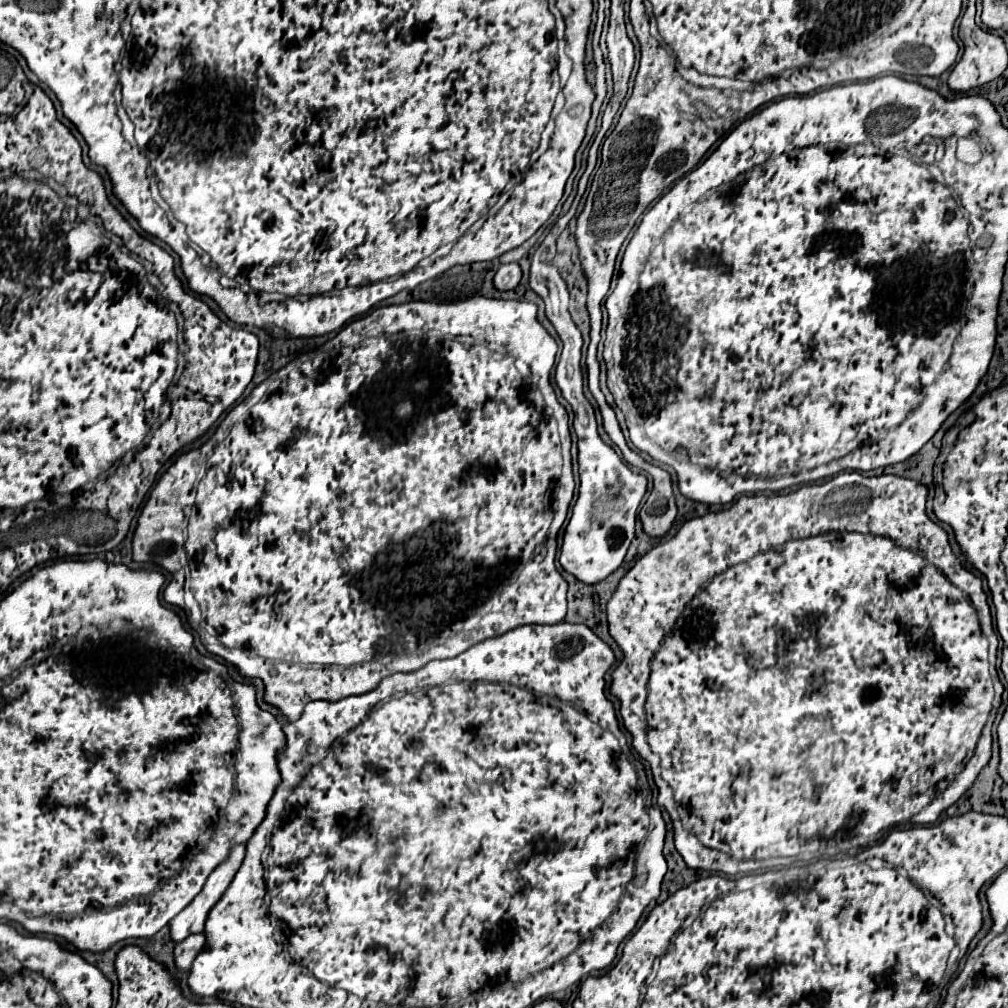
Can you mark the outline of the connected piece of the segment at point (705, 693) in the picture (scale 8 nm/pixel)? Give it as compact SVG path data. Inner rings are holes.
M841 472L841 474L837 474L835 478L831 478L829 482L825 482L825 484L809 484L809 486L801 486L799 490L795 490L795 492L787 492L787 494L773 494L773 496L741 496L739 500L735 500L735 504L731 506L731 508L727 508L727 510L721 510L721 512L715 512L715 514L705 514L705 516L701 516L701 518L693 518L693 520L689 520L689 522L685 522L681 528L679 528L679 532L671 538L671 540L667 540L667 542L661 542L661 544L657 544L653 550L649 550L641 560L637 560L637 564L621 578L621 582L619 582L619 586L617 586L617 590L613 592L613 596L611 596L611 600L607 602L607 622L609 622L609 634L611 634L611 638L617 642L617 646L621 648L621 652L623 652L623 662L613 670L613 674L611 674L611 696L615 696L617 700L619 700L619 714L621 714L621 718L623 718L623 726L631 732L631 736L633 736L633 748L647 760L647 754L659 754L659 758L661 758L661 772L659 772L659 758L655 760L649 760L649 764L651 764L651 770L653 770L653 780L655 780L655 784L657 784L657 788L659 788L659 796L657 796L657 804L659 806L663 806L665 810L671 810L673 808L673 796L675 796L675 802L677 802L677 810L679 810L679 816L681 816L681 822L683 822L683 826L693 834L693 836L675 836L675 848L677 848L677 852L683 856L683 860L685 860L685 864L687 864L687 868L693 868L693 870L711 870L711 872L725 872L725 874L729 874L729 876L735 876L735 874L745 874L745 872L755 872L755 870L759 870L759 868L773 868L773 866L779 866L779 864L785 864L785 862L781 862L781 856L811 856L811 854L839 854L839 852L853 852L853 850L863 850L861 846L867 846L869 842L871 842L871 838L877 838L879 834L883 834L883 832L887 832L887 830L891 830L891 828L895 828L895 826L899 826L899 824L903 824L903 822L907 822L911 816L913 816L913 822L915 824L931 824L931 822L935 822L937 818L939 818L939 814L941 812L945 812L949 806L953 806L961 796L965 796L967 794L967 790L975 784L975 780L977 780L977 776L979 776L979 772L989 764L989 760L991 760L992 754L992 726L996 719L996 714L998 711L999 706L1001 705L1001 698L1004 692L1004 686L1001 684L1001 681L998 676L998 671L996 668L996 660L997 660L997 650L998 650L998 636L994 631L993 624L992 624L992 617L989 614L989 606L987 606L987 600L985 600L985 592L981 590L981 582L969 572L969 570L965 570L965 566L959 562L959 558L953 554L953 550L951 550L951 544L949 544L949 538L947 538L947 532L943 530L941 526L937 526L935 522L931 522L929 518L927 518L927 514L925 514L925 502L927 502L927 488L923 486L923 484L919 484L919 482L915 482L915 480L907 480L907 478L899 478L899 476L863 476L863 474L859 474L859 472ZM893 538L905 538L905 548L909 548L909 550L905 550L905 548L901 548L901 546L897 546L895 542L893 542ZM927 548L943 548L943 556L933 556ZM717 608L747 608L747 610L739 610L739 616L725 616L723 618L723 622L721 622L721 628L719 628L719 636L717 636ZM949 784L949 788L945 788L945 792L941 794L941 796L937 796L937 790L941 788L941 786L947 786Z

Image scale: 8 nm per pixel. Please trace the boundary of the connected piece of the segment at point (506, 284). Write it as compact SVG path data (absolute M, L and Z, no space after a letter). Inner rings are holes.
M505 264L497 270L495 278L493 278L493 284L497 290L511 290L519 284L521 280L521 268L519 264Z

